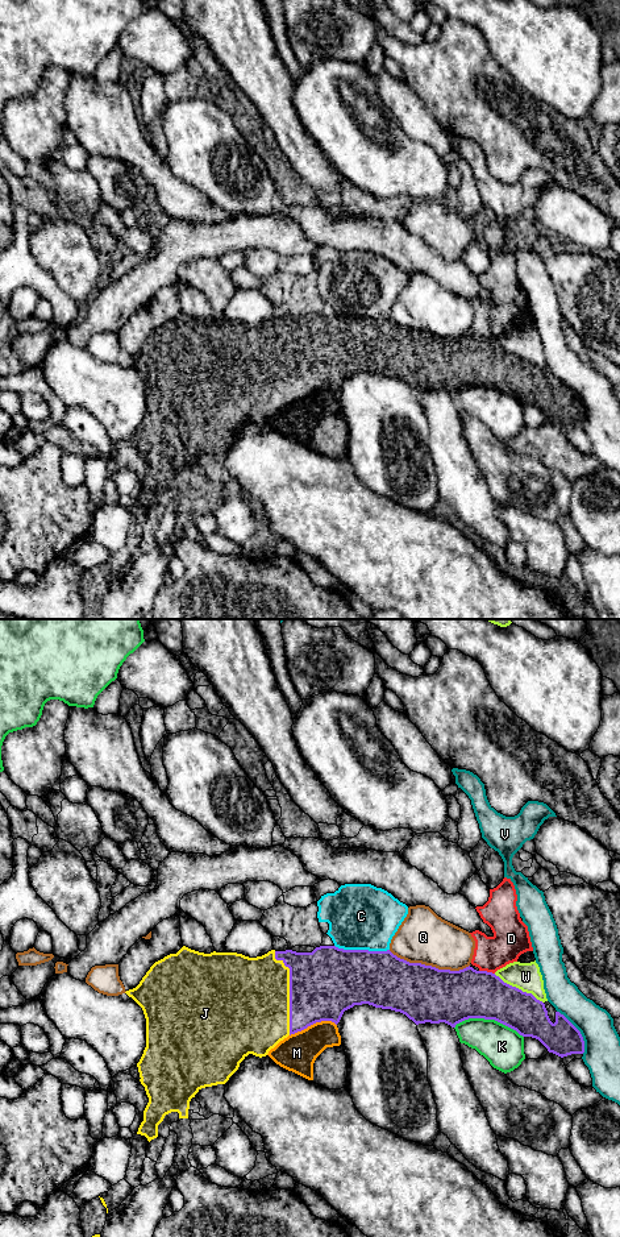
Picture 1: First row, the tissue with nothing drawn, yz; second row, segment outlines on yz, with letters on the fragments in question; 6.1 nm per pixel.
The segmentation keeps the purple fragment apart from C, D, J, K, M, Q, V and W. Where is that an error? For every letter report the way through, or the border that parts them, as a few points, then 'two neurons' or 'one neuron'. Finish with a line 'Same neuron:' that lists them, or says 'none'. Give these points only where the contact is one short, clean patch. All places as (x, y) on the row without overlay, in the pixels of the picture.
C: border along yz (335, 312), (342, 316), (388, 318); two neurons
D: two neurons
J: one neuron
K: two neurons
M: border along yz (336, 391), (316, 389), (290, 403); two neurons
Q: two neurons
V: two neurons
W: two neurons
Same neuron: J

